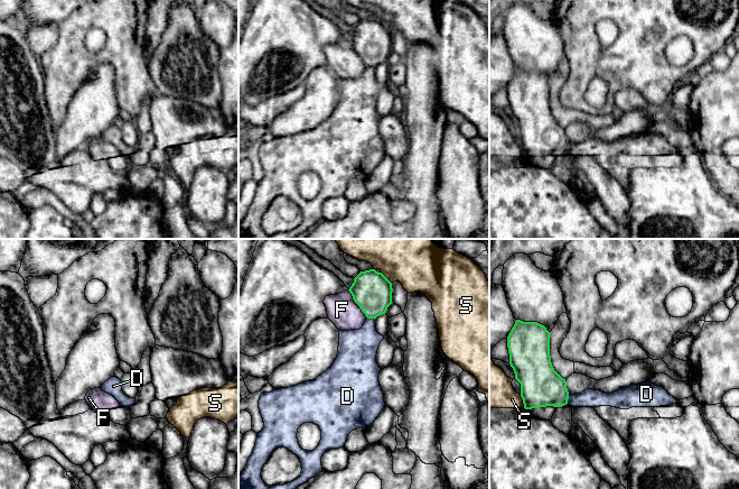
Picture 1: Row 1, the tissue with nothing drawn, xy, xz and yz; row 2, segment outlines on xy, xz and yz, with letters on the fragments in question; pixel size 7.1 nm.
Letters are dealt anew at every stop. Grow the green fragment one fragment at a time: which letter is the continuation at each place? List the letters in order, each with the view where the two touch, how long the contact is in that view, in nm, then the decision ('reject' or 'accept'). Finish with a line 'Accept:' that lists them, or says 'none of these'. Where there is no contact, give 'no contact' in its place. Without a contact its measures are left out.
D: meets green in xz; contact 60 nm long; reject
F: meets green in xz; contact 240 nm long; reject
S: meets green in yz; contact 100 nm long; reject
Accept: none of these

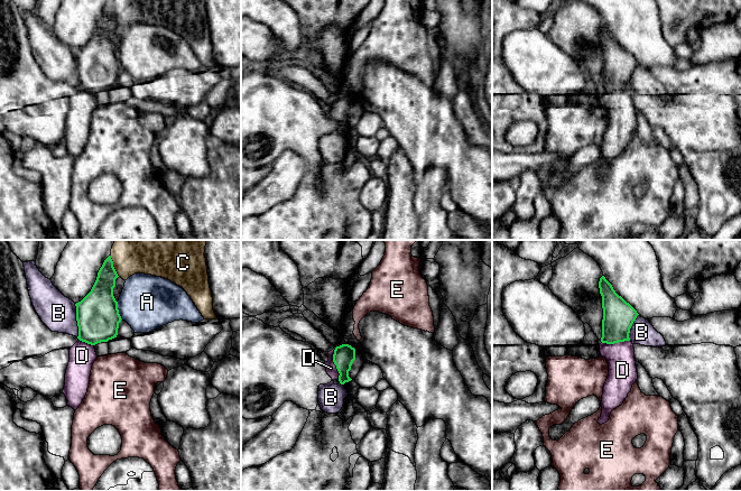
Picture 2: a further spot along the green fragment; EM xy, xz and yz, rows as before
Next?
A: meets green in xy; contact 130 nm long; reject
B: meets green in xy; contact 240 nm long; reject
C: meets green in xy; contact 170 nm long; reject
D: meets green in xz; contact 240 nm long; accept
E: meets green in xz; contact 30 nm long; reject
Accept: D

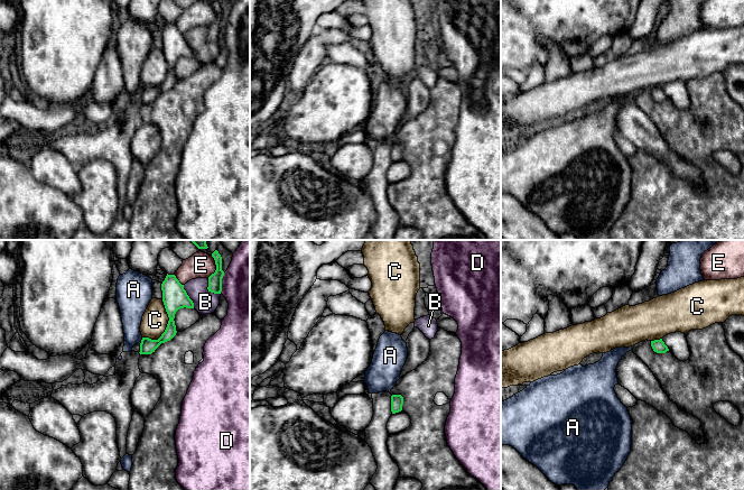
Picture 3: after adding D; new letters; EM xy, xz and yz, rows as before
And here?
A: meets green in xy; contact 30 nm long; reject
B: meets green in xy; contact 150 nm long; reject
C: meets green in xy; contact 320 nm long; reject
D: meets green in xy; contact 160 nm long; reject
E: meets green in xy; contact 160 nm long; reject
Accept: none of these

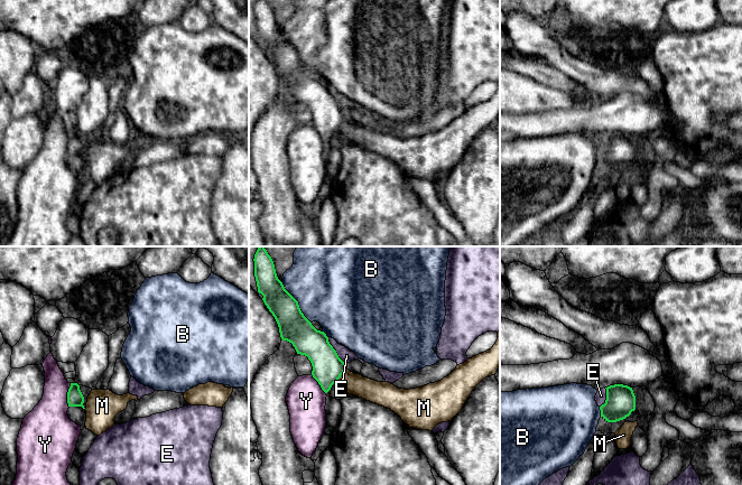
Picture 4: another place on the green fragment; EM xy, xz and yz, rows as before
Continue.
B: meets green in xz; contact 360 nm long; reject
E: meets green in xz; contact 240 nm long; reject
M: meets green in xz; contact 130 nm long; accept
Y: meets green in xy; contact 180 nm long; reject
Accept: M

